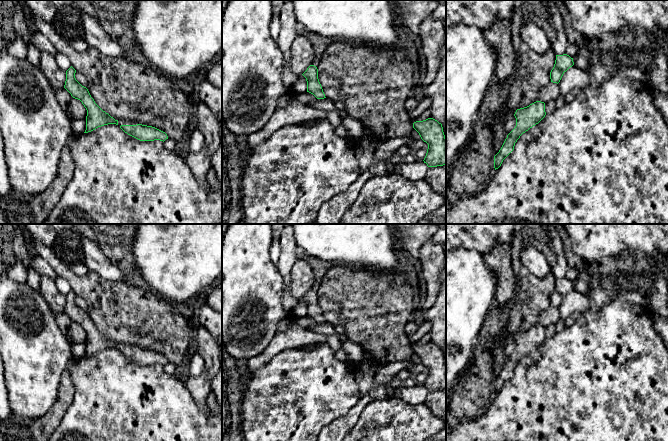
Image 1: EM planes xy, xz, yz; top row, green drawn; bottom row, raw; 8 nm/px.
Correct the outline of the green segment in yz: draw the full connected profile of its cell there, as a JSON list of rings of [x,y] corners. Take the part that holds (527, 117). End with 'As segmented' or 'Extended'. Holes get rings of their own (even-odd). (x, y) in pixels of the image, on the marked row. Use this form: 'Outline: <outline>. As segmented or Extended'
Outline: [[[536,101],[527,107],[517,109],[515,128],[507,135],[501,149],[494,156],[494,168],[498,169],[503,160],[514,150],[515,143],[520,136],[538,124],[546,115],[545,103]]]. As segmented

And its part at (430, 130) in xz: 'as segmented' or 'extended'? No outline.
as segmented

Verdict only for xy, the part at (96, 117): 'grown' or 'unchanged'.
unchanged

